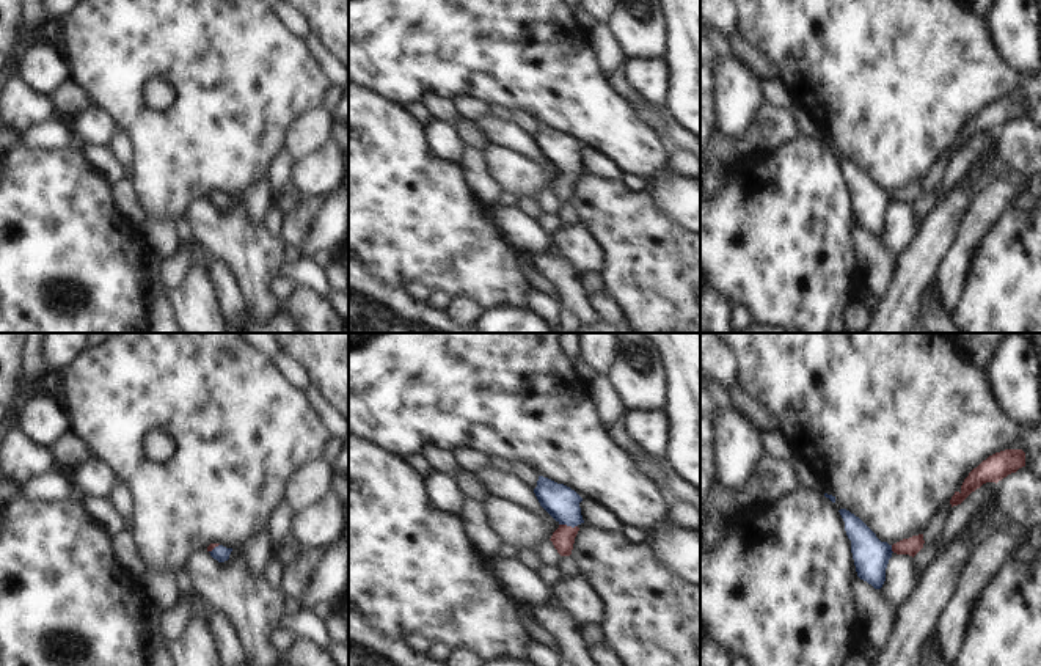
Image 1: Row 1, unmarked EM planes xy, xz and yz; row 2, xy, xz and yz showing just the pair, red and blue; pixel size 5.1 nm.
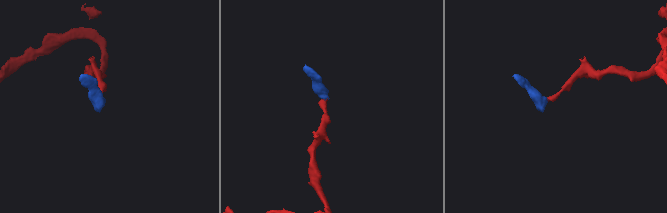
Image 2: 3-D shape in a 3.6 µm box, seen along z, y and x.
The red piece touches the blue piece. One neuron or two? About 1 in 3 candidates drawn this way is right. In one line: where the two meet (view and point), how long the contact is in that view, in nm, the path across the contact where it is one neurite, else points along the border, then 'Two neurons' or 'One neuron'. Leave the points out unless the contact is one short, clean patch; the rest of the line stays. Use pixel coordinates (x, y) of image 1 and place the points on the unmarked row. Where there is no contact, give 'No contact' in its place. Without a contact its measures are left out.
Touches red at xz (569, 175). Shared border 100 nm. Path across: xz (562, 187), (569, 175), (569, 162), (562, 151). One neuron.

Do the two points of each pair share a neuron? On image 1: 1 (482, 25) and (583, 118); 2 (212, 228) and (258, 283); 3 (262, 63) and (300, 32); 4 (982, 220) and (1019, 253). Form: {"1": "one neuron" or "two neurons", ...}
{"1": "one neuron", "2": "one neuron", "3": "two neurons", "4": "two neurons"}

